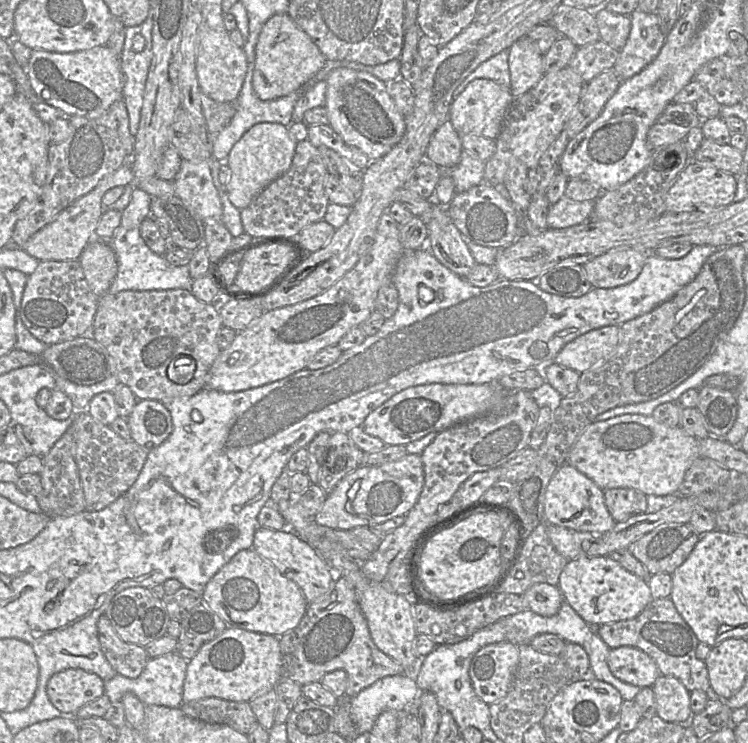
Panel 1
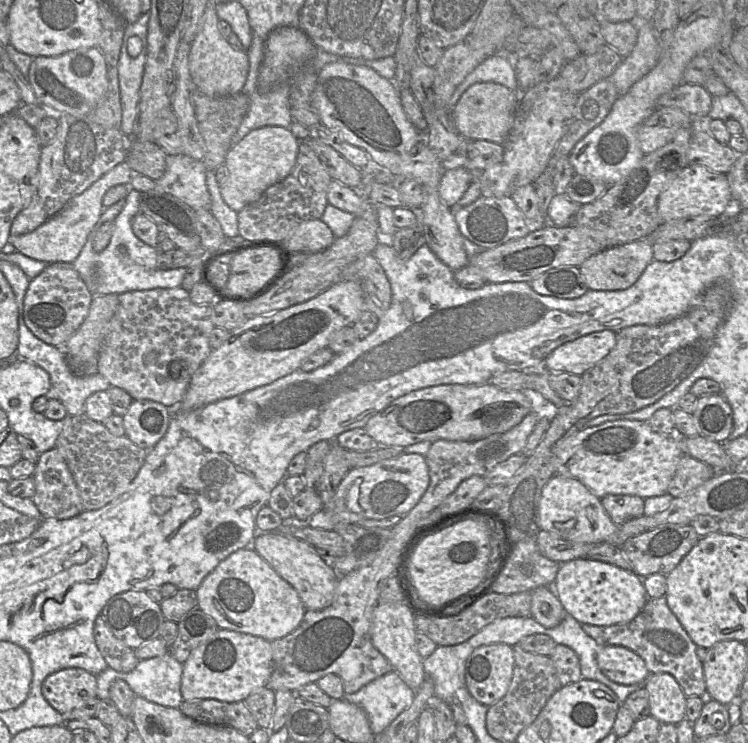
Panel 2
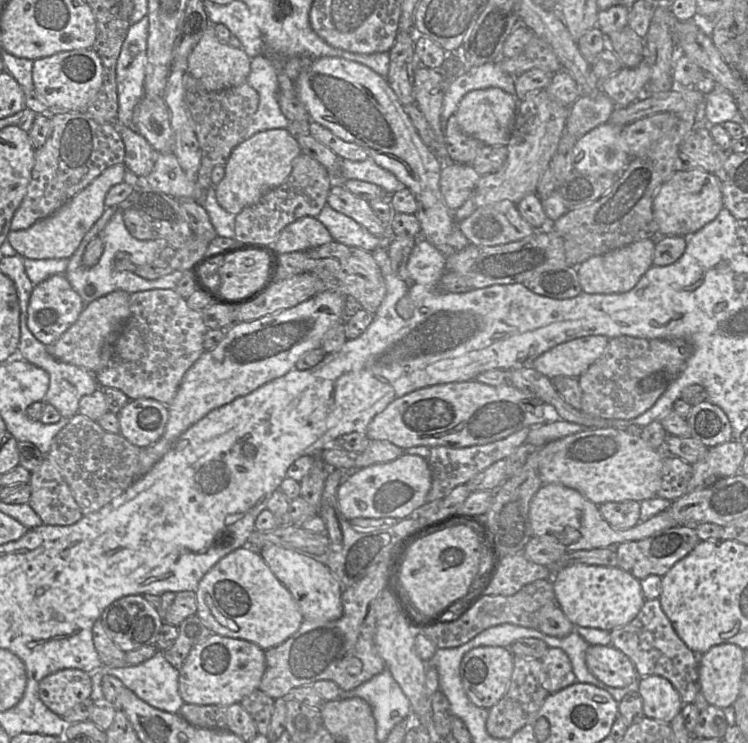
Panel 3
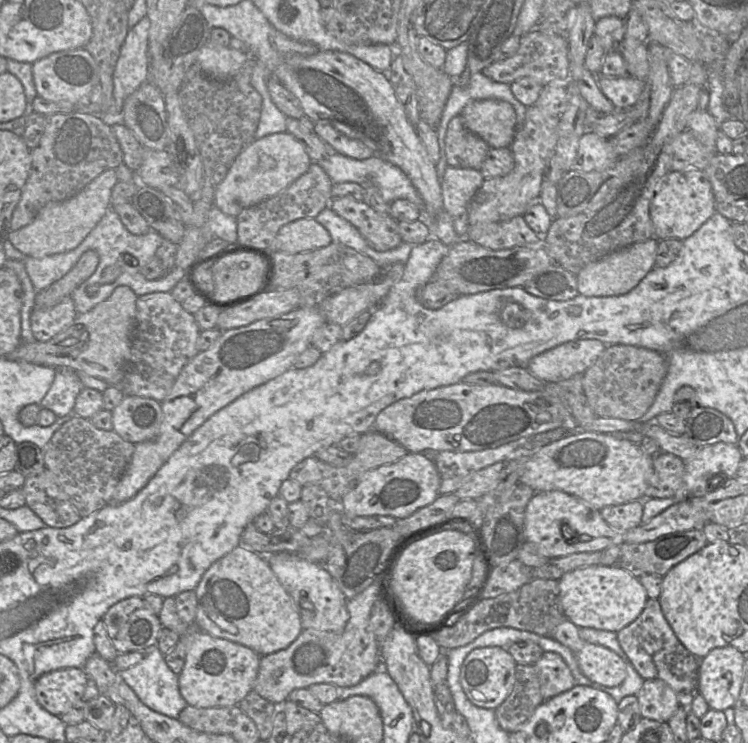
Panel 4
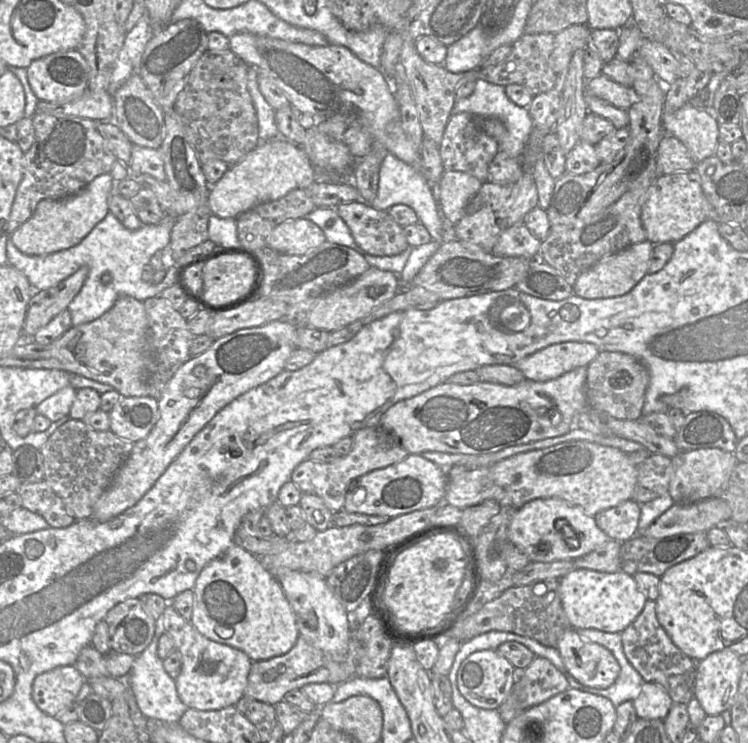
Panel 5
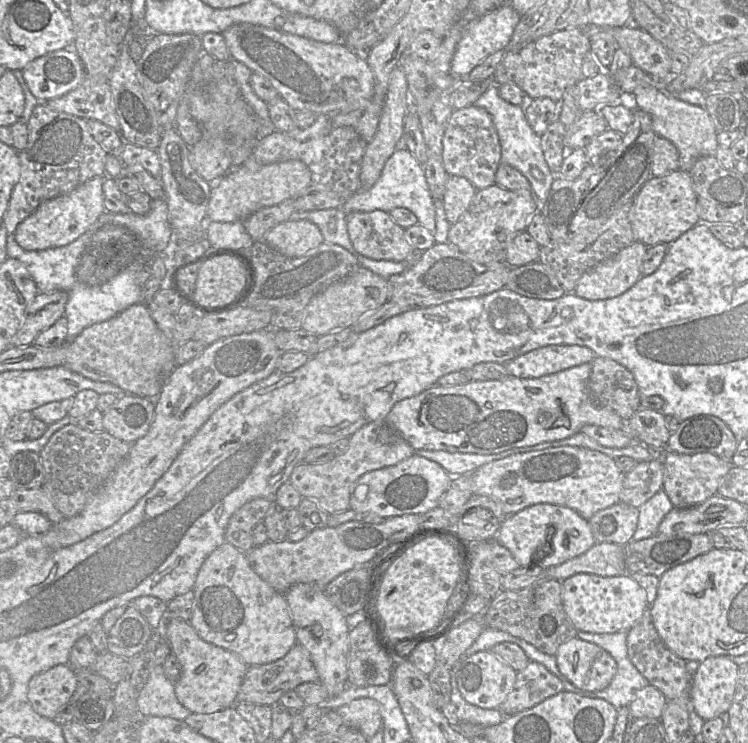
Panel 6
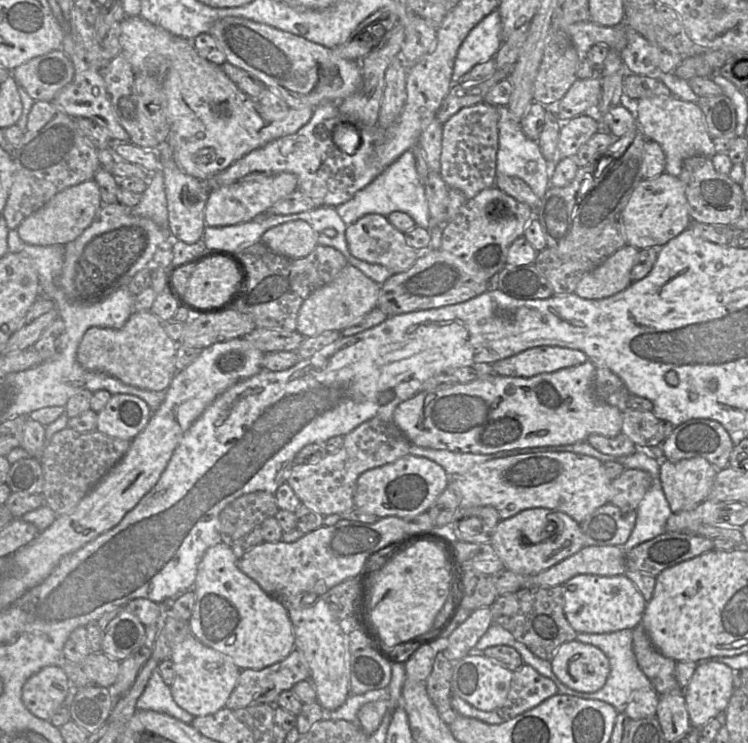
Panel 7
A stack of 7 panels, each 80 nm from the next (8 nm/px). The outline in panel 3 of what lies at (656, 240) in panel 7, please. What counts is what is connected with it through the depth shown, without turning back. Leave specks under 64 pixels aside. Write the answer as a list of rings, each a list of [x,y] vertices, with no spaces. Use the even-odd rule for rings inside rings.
[[[700,169],[676,171],[656,192],[653,215],[658,235],[690,236],[713,221],[722,208],[724,199],[718,177]]]

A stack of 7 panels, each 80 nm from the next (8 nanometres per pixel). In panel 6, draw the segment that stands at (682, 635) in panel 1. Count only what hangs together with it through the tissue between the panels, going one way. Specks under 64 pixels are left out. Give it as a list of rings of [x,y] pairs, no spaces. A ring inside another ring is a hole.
[[[650,607],[641,619],[627,631],[628,657],[637,670],[656,687],[668,701],[688,701],[692,675],[687,670],[687,661],[678,657],[660,638],[651,615]]]

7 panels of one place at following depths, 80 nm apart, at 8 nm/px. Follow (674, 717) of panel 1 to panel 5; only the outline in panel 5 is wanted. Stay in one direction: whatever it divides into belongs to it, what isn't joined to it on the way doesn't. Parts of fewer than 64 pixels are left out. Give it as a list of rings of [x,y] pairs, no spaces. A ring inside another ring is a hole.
[[[644,682],[639,695],[633,700],[638,718],[664,720],[673,701],[667,691],[652,682]]]

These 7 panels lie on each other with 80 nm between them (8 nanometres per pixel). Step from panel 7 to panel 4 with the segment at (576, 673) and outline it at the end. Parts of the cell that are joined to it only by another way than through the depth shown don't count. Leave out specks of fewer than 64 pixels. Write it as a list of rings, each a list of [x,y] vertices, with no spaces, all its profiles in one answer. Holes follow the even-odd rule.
[[[565,619],[555,628],[552,638],[573,652],[579,670],[589,680],[605,687],[619,686],[627,676],[626,661],[607,647],[584,641],[579,637],[578,629],[570,620]]]

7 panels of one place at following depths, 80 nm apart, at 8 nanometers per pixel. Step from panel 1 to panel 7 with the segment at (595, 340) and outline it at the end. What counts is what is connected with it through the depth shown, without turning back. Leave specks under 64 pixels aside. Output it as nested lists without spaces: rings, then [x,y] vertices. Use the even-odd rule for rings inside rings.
[[[538,346],[492,363],[495,375],[530,378],[541,373],[551,373],[588,361],[581,350]]]

